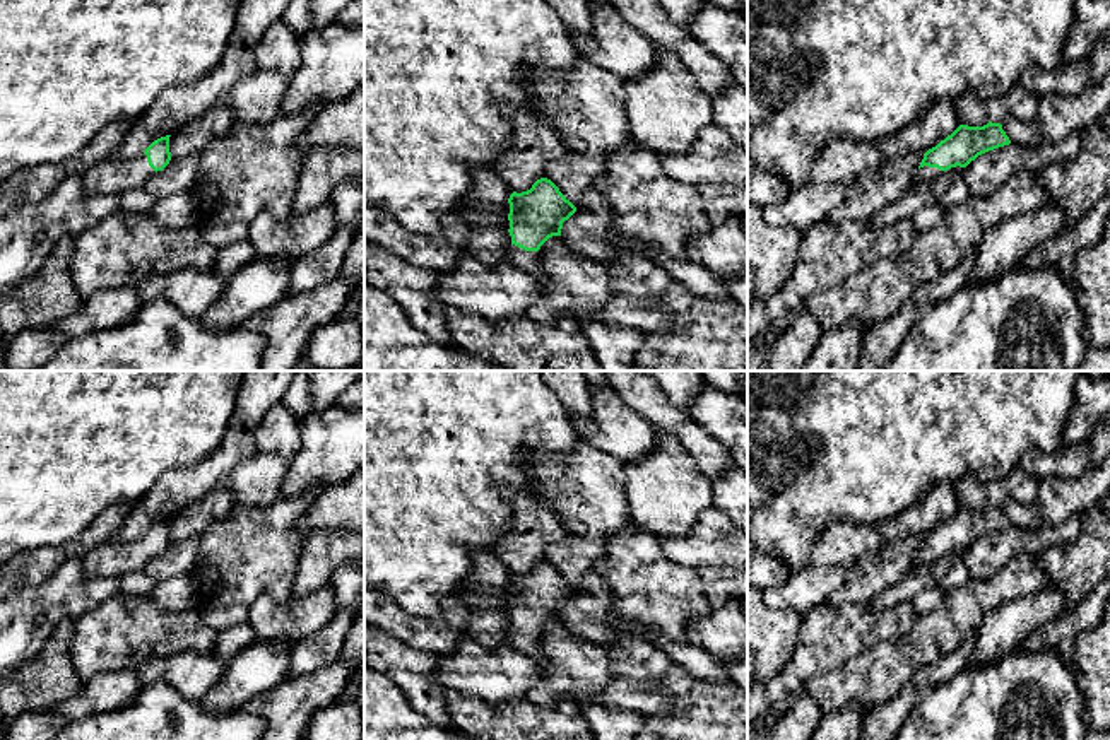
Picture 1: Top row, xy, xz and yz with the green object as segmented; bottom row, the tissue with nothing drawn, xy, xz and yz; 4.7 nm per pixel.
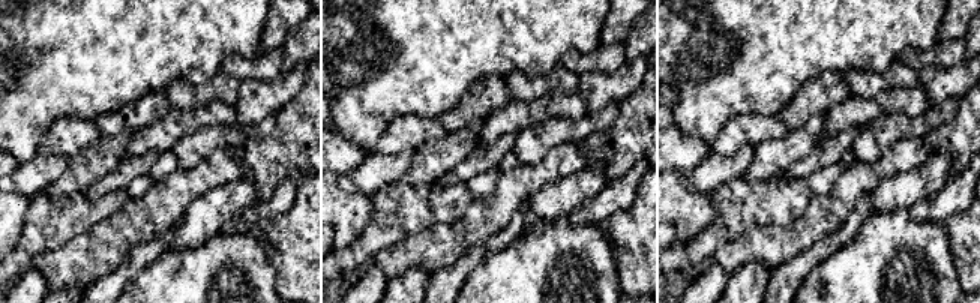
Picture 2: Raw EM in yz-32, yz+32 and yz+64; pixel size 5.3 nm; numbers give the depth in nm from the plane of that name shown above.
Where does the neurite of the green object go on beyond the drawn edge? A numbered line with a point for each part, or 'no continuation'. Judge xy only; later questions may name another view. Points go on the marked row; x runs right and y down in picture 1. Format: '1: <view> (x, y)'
1: xy (108, 176)

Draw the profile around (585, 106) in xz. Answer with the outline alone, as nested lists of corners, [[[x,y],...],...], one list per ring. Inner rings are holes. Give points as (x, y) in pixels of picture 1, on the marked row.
[[[580,56],[570,70],[527,72],[525,87],[542,111],[542,120],[570,152],[605,161],[621,145],[635,142],[626,116],[624,80],[611,70]]]

